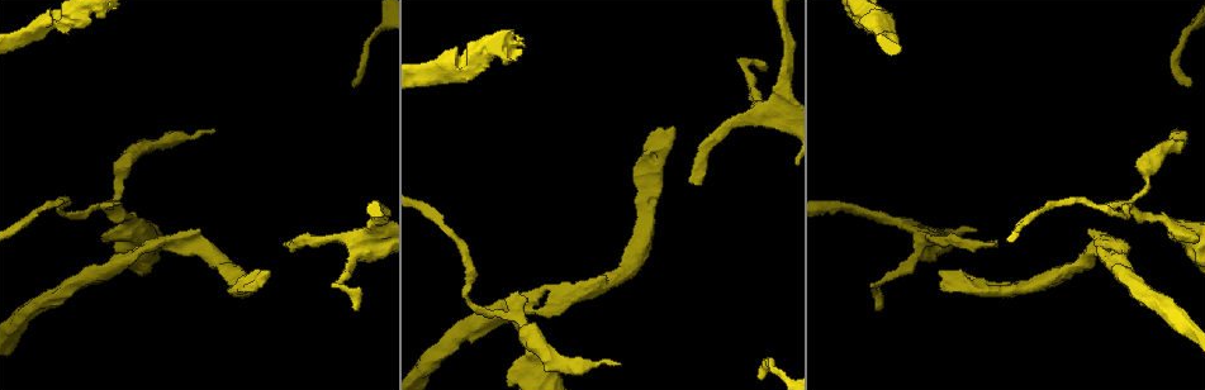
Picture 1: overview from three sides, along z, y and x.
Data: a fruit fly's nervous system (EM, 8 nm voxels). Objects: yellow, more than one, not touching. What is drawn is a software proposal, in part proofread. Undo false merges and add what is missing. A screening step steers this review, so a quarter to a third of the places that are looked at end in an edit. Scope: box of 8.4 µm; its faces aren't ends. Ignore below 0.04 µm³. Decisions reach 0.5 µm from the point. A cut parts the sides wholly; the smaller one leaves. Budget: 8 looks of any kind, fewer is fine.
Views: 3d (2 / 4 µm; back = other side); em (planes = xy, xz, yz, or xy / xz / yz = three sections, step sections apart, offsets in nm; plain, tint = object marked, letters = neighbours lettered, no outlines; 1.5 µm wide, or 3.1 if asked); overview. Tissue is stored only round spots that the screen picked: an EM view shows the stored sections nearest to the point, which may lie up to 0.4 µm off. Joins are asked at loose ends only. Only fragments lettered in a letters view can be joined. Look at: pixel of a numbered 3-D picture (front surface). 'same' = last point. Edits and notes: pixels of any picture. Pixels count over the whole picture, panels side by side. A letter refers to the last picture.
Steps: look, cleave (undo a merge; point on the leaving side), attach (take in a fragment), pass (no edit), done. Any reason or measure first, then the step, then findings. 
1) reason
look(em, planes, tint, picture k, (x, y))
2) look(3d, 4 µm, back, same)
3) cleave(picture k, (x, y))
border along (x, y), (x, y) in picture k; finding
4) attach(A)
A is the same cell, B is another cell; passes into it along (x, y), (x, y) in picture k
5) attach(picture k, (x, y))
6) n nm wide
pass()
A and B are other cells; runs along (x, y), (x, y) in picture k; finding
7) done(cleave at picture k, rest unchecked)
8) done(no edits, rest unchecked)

four-way junction
look(em, planes, letters, picture 1, (781, 101))

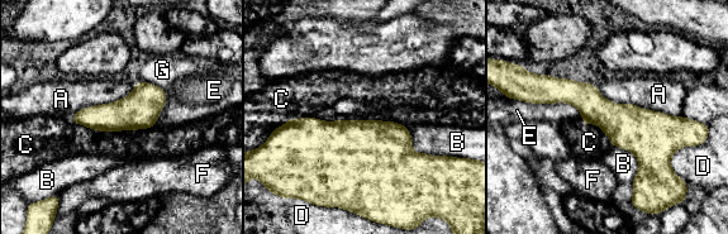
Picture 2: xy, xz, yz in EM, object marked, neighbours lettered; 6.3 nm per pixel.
240 nm wide; C touches over 600 nm
pass()
A, B, C, D, E, F and G are other cells; continuous, no second cell

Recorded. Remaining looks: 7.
a narrow waist
look(em, xy, step 8, tint, picture 1, (539, 311))

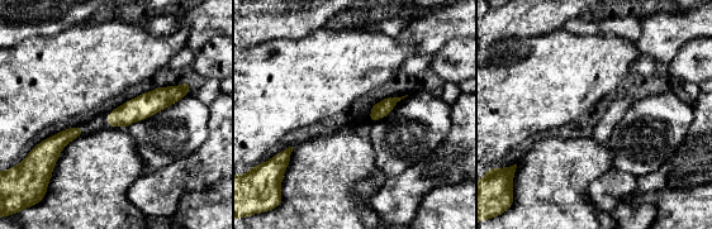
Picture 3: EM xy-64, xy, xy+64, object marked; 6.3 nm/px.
look(em, planes, letters, same)

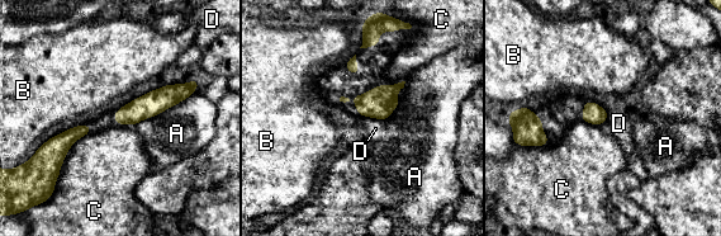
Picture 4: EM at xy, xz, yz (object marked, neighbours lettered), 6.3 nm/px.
pass()
A, B, C and D are other cells; runs along (190, 89), (117, 117) in picture 4; all the same cell

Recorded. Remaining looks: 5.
long arm stops here
look(em, planes, letters, picture 1, (213, 132))

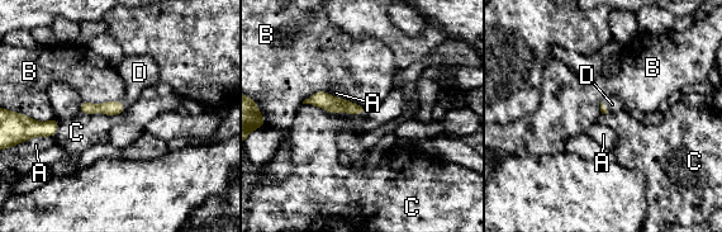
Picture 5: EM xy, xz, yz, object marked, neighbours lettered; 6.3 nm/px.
attach(D)
D is the same cell, A, B and C are other cells; passes into it along (322, 99), (357, 113), (357, 118) in picture 5; the cell continues

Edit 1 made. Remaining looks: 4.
done(attach at picture 5, rest unchecked)

